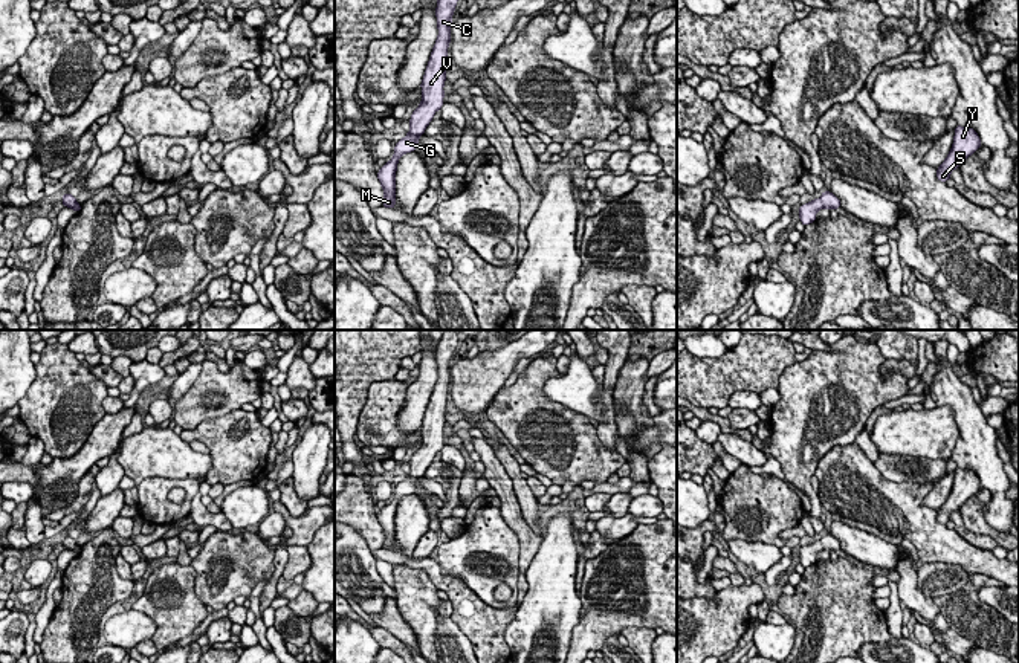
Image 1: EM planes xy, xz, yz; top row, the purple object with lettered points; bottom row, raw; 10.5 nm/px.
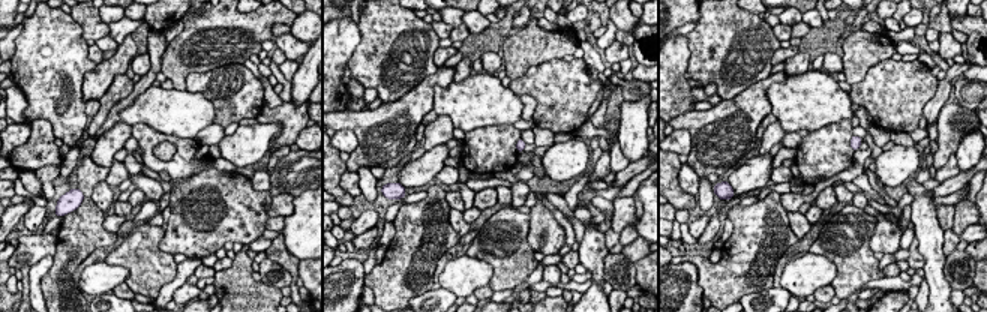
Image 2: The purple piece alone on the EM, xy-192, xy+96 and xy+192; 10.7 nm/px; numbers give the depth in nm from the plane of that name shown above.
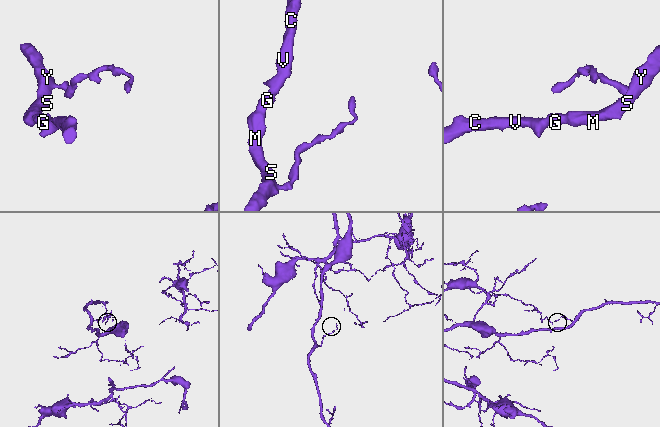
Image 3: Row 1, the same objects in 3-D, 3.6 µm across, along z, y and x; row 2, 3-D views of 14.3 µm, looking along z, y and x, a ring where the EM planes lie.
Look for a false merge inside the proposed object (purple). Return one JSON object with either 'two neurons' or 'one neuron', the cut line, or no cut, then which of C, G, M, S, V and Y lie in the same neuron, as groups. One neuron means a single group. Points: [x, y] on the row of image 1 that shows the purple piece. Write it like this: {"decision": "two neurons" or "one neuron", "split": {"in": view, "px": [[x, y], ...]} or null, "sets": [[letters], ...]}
{"decision": "one neuron", "split": null, "sets": [["C", "G", "M", "S", "V", "Y"]]}

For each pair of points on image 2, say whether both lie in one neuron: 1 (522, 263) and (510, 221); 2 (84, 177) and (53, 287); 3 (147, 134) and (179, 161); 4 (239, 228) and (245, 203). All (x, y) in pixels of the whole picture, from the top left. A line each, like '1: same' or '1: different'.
1: same
2: same
3: same
4: same

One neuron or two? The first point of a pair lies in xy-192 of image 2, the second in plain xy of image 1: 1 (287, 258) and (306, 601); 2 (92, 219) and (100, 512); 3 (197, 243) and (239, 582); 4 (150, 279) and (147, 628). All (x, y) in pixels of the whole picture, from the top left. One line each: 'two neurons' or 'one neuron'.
1: one neuron
2: two neurons
3: one neuron
4: two neurons

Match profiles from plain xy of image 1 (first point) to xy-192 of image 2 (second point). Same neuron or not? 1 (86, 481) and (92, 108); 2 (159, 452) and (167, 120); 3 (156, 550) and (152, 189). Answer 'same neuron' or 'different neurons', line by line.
1: same neuron
2: same neuron
3: different neurons

